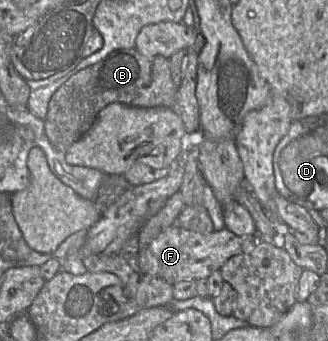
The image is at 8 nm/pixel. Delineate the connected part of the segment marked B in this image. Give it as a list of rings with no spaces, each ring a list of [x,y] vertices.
[[[135,48],[113,50],[100,61],[70,76],[53,93],[44,118],[45,134],[51,145],[65,154],[89,130],[99,111],[108,104],[171,108],[177,89],[171,77],[168,58],[146,56]]]

